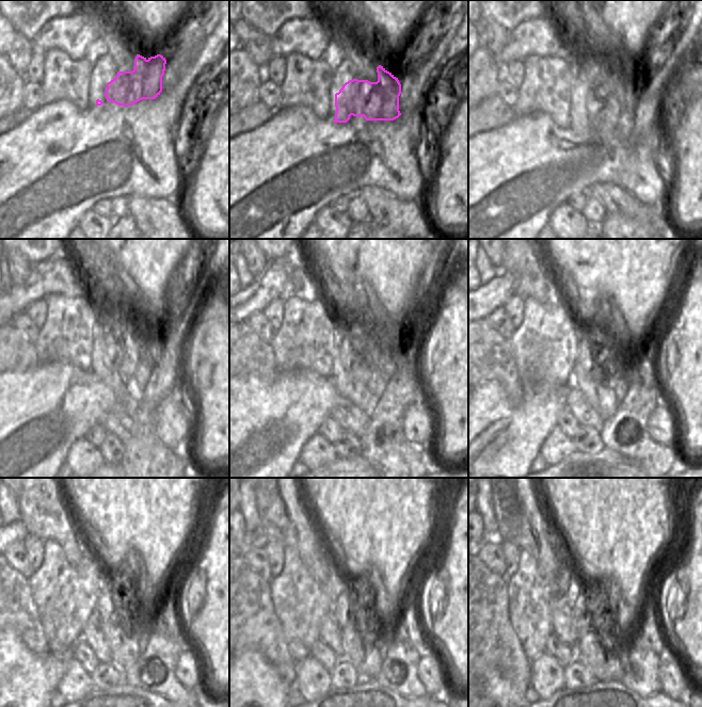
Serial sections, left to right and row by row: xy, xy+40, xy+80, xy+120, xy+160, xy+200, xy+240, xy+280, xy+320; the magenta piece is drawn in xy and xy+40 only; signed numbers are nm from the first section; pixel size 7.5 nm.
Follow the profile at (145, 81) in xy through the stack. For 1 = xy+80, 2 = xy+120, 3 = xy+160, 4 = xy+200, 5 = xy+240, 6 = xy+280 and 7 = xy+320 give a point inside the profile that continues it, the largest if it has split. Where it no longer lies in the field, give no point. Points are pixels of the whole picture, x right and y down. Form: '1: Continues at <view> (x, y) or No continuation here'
1: Continues at xy+80 (609, 116)
2: Continues at xy+120 (124, 364)
3: Continues at xy+160 (362, 378)
4: Continues at xy+200 (604, 392)
5: Continues at xy+240 (126, 645)
6: Continues at xy+280 (366, 655)
7: Continues at xy+320 (605, 665)

